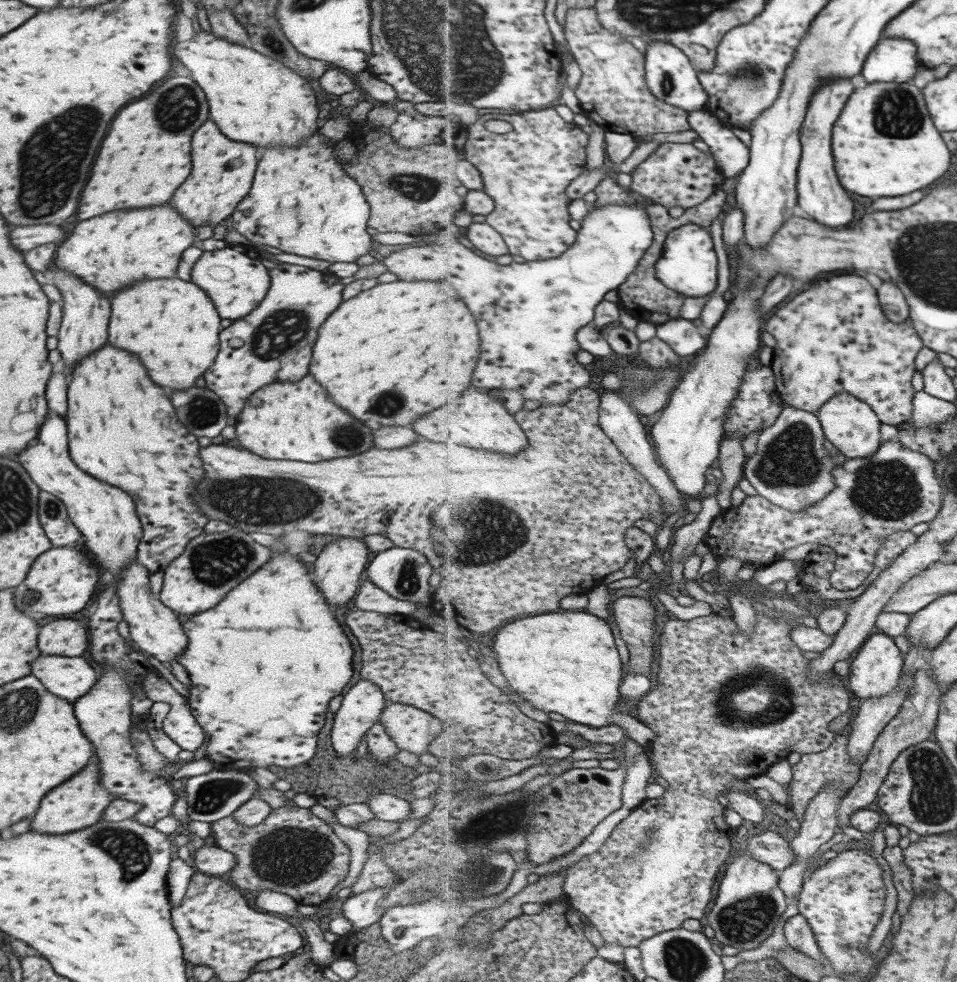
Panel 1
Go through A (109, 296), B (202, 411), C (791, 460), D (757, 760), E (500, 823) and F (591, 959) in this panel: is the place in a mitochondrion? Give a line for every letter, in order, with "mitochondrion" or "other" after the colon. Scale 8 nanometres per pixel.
A: other
B: mitochondrion
C: mitochondrion
D: other
E: mitochondrion
F: other

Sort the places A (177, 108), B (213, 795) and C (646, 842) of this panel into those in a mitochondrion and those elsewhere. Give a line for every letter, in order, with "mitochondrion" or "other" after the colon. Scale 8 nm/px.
A: mitochondrion
B: mitochondrion
C: mitochondrion

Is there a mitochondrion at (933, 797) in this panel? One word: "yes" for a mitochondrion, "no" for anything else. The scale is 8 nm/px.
yes

